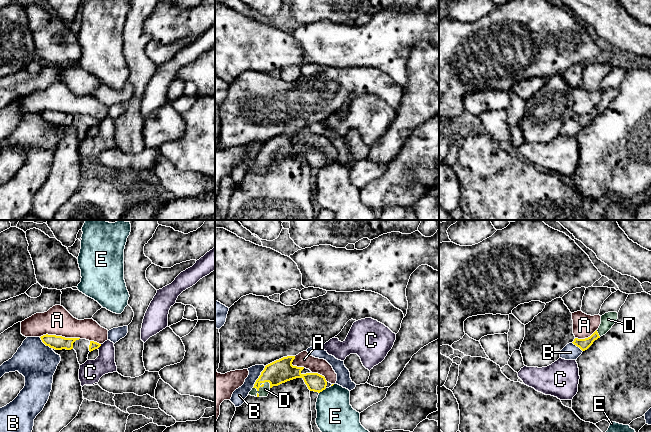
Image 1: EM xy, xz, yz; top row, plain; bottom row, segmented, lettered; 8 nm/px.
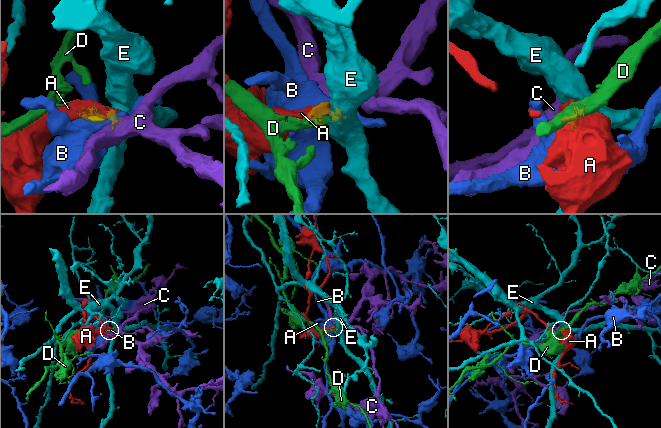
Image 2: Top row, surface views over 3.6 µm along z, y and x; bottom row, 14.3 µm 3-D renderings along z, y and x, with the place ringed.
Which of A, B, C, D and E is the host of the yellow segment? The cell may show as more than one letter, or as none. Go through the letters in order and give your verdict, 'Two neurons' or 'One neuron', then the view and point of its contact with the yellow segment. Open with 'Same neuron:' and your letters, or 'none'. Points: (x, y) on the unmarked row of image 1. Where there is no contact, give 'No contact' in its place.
Same neuron: D
A: Two neurons. Touches yellow at xy (60, 112)
B: Two neurons. Touches yellow at xz (259, 153)
C: Two neurons. Touches yellow at xy (99, 122)
D: One neuron. Touches yellow at xz (260, 162)
E: Two neurons. Touches yellow at xz (322, 166)

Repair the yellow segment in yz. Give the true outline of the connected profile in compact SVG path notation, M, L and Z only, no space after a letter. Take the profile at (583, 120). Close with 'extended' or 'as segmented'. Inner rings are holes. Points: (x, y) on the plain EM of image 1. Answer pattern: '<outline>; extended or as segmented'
M608 88L601 92L601 100L599 104L588 114L578 115L575 114L572 118L574 121L579 123L582 127L587 126L595 116L605 111L615 100L618 95L617 88Z; extended

